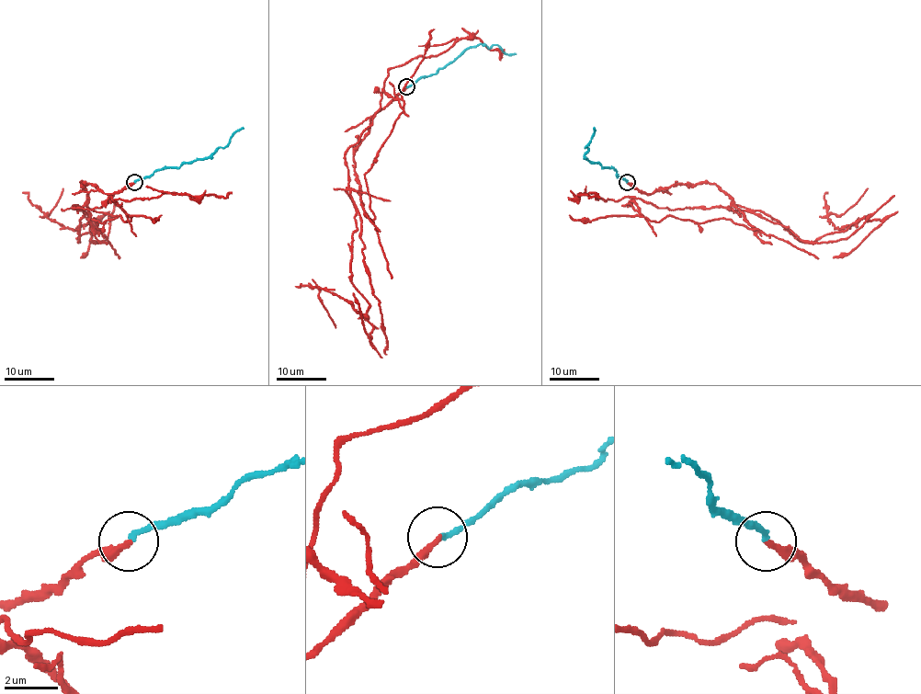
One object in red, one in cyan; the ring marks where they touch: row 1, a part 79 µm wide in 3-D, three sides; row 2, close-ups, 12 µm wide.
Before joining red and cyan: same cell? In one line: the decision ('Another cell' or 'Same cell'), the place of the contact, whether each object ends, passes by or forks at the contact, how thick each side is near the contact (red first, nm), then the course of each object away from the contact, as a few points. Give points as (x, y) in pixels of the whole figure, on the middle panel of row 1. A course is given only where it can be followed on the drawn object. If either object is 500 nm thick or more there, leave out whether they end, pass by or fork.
Another cell. Place: (406, 86). At the ring red ends. At the ring cyan ends. Thickness 240 nm (red) against 190 nm. Course of red: (407, 87), (371, 119), (350, 188), (345, 152), (391, 68), (461, 39), (504, 49). Course of cyan: (407, 87), (437, 72), (464, 51), (480, 43), (490, 48), (497, 45), (508, 55), (516, 53)

